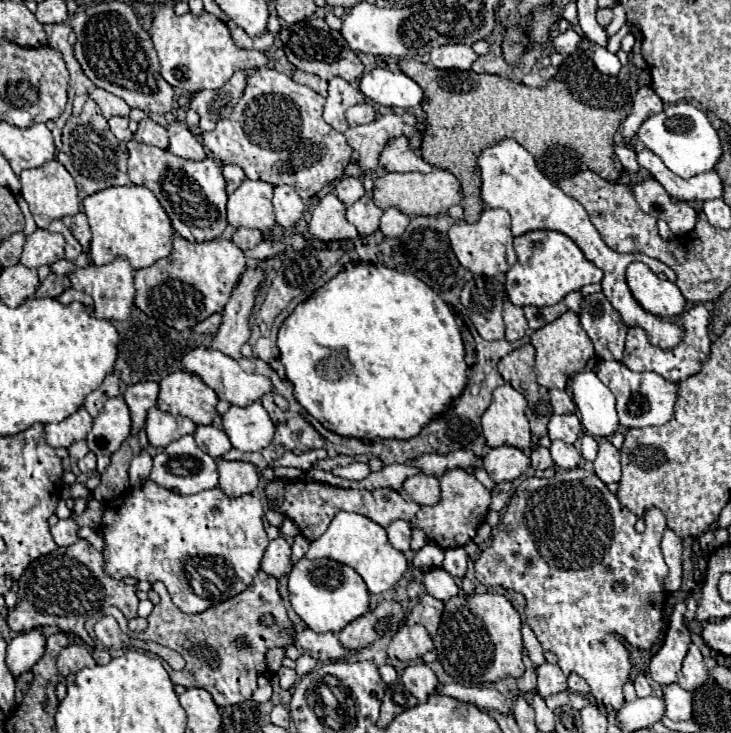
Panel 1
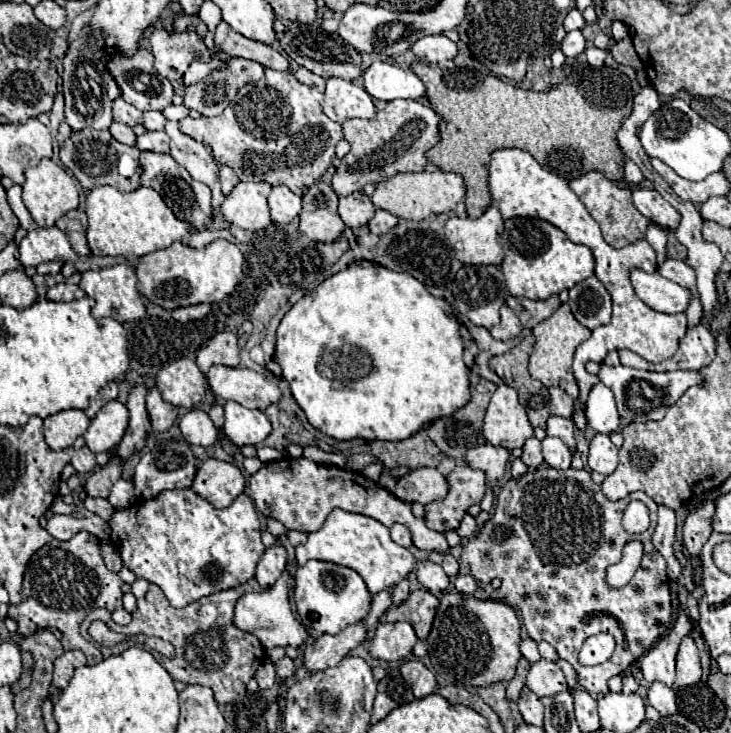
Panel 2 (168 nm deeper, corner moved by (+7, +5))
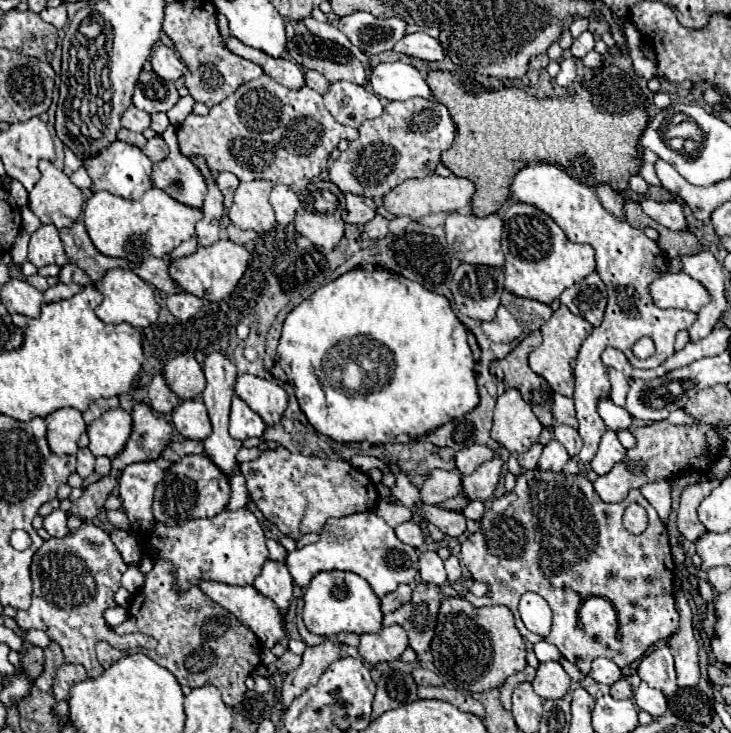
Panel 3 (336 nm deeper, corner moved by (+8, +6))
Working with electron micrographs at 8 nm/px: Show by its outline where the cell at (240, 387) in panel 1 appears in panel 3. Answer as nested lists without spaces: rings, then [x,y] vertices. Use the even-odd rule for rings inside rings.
[[[240,374],[236,378],[234,394],[242,398],[256,414],[260,414],[266,424],[278,422],[288,404],[288,394],[276,382],[252,374]]]

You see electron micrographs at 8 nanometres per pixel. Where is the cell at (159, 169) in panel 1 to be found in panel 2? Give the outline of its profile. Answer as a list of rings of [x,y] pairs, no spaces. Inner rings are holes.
[[[143,151],[141,153],[141,165],[143,165],[143,177],[141,177],[141,185],[143,187],[151,187],[155,189],[163,201],[173,209],[173,213],[191,223],[195,229],[205,229],[211,219],[213,219],[213,209],[211,209],[211,191],[205,183],[195,181],[185,167],[181,167],[171,155],[165,153],[151,153],[151,151]]]

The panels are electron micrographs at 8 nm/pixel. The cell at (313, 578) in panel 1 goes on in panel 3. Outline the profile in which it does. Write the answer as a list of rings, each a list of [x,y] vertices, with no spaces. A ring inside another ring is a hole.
[[[318,572],[304,590],[304,624],[312,634],[336,636],[340,632],[376,632],[382,628],[380,600],[364,578],[354,572]]]

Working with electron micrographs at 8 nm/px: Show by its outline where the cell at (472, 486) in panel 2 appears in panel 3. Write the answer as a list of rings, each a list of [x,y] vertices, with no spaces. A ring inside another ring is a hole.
[[[496,456],[490,462],[484,462],[482,466],[478,466],[478,470],[474,470],[468,476],[462,476],[462,494],[474,502],[474,500],[488,500],[494,490],[496,484],[500,480],[500,468],[502,468],[502,460]]]

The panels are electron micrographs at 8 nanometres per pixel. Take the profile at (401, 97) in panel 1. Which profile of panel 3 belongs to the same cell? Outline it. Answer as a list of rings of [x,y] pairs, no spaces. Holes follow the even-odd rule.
[[[380,62],[370,70],[374,94],[386,100],[408,100],[414,96],[432,98],[432,92],[420,72],[404,62]]]

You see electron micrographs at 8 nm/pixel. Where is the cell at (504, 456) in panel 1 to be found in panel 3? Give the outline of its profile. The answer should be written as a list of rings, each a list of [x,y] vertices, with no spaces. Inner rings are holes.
[[[474,444],[470,448],[464,448],[456,454],[456,468],[460,470],[460,474],[472,474],[480,464],[492,460],[496,454],[482,444]]]

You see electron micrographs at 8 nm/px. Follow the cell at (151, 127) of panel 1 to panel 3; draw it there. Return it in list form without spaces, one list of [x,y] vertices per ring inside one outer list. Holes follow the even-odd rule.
[[[154,136],[152,140],[148,140],[142,150],[152,162],[160,162],[160,160],[164,160],[170,154],[170,150],[168,150],[168,146],[166,146],[162,136]]]

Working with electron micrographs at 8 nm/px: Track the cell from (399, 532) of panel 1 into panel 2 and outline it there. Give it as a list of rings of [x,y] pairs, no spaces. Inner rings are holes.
[[[393,525],[391,529],[391,539],[395,543],[399,543],[401,547],[411,547],[413,541],[411,541],[411,531],[405,527],[405,525]]]

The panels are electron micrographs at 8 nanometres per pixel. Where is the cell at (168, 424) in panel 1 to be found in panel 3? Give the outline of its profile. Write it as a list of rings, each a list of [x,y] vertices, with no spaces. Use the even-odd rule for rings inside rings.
[[[162,374],[154,376],[150,386],[148,386],[148,396],[150,396],[150,406],[158,414],[170,414],[178,406],[176,394],[166,386]]]

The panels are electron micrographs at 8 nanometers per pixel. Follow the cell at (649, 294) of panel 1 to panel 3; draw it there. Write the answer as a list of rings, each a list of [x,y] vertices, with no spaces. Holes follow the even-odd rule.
[[[684,272],[656,278],[650,284],[650,296],[658,308],[682,308],[690,312],[698,312],[710,302],[706,288]]]

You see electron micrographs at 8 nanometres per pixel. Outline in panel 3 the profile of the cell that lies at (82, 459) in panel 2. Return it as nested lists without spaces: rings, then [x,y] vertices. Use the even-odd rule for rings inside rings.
[[[80,448],[78,454],[76,454],[76,458],[78,458],[78,468],[76,468],[76,472],[78,472],[82,478],[88,478],[88,476],[94,472],[94,456],[92,456],[92,452],[90,452],[88,448]]]

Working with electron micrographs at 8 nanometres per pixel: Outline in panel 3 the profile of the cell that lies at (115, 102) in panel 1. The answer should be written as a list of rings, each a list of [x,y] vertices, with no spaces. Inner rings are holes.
[[[128,106],[122,114],[122,126],[134,132],[144,132],[150,126],[150,114],[144,110],[138,110],[136,106]]]

